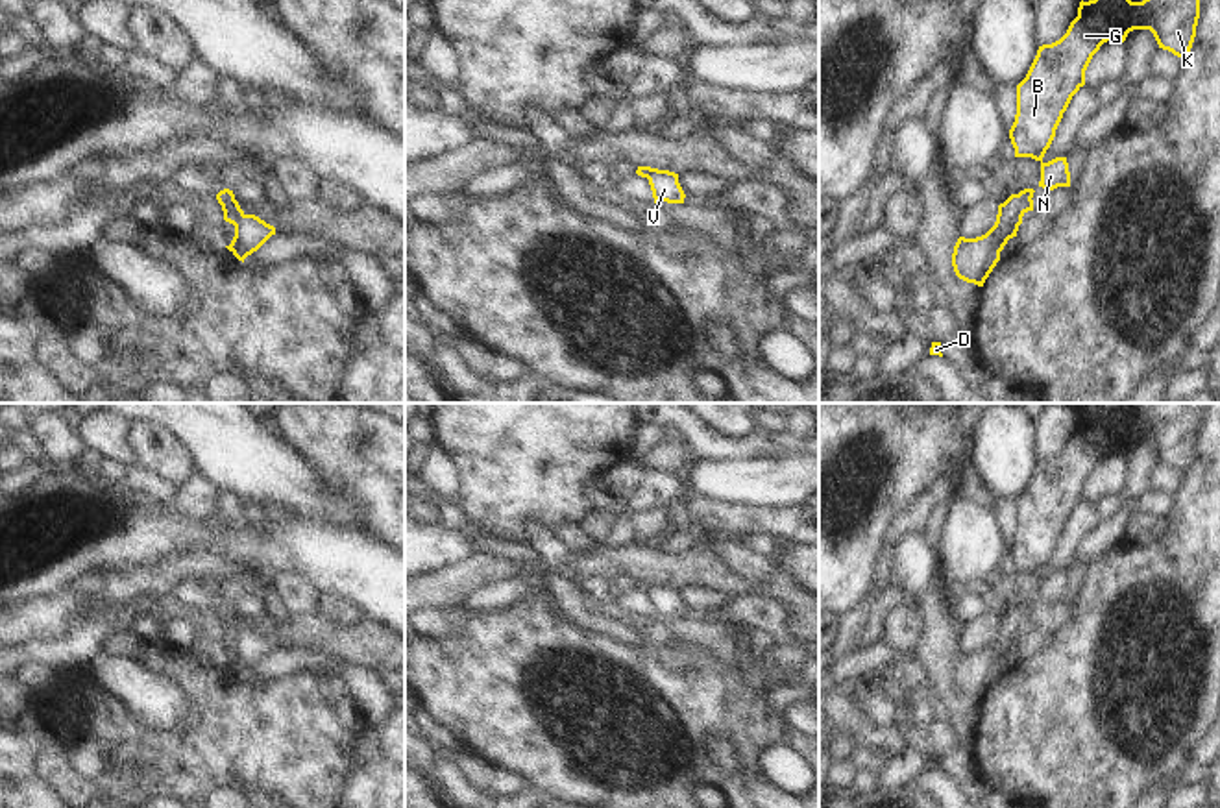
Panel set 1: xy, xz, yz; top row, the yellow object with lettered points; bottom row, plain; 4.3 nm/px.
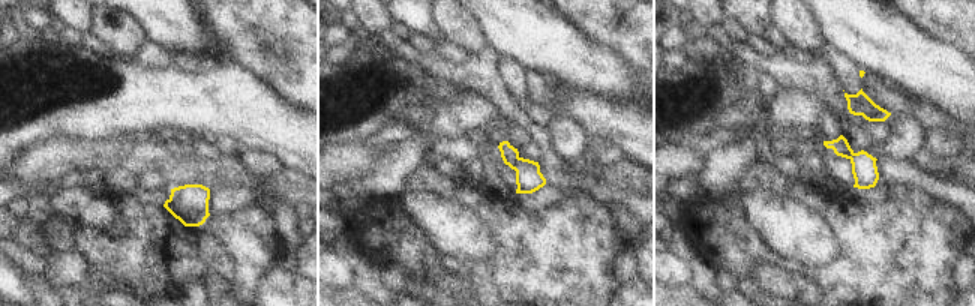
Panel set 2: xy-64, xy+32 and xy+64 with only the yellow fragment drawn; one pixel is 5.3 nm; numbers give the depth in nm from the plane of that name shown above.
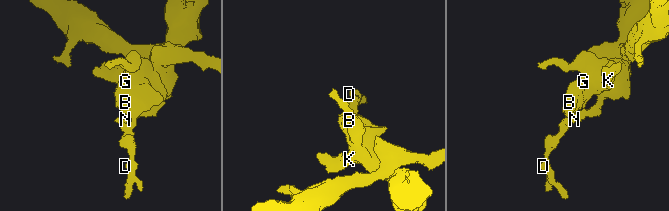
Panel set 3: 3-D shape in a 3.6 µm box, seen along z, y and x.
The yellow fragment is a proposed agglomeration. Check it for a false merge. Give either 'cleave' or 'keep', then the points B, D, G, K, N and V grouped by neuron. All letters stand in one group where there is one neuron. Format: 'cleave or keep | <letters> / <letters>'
cleave | B D G K V / N

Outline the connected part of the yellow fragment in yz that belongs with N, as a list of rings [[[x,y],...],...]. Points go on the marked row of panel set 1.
[[[1055,157],[1048,163],[1041,161],[1041,181],[1039,187],[1054,190],[1057,187],[1070,187],[1070,172],[1067,157]]]

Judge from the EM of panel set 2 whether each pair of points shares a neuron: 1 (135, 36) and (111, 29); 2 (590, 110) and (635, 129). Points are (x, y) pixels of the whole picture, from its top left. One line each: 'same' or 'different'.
1: same
2: same

